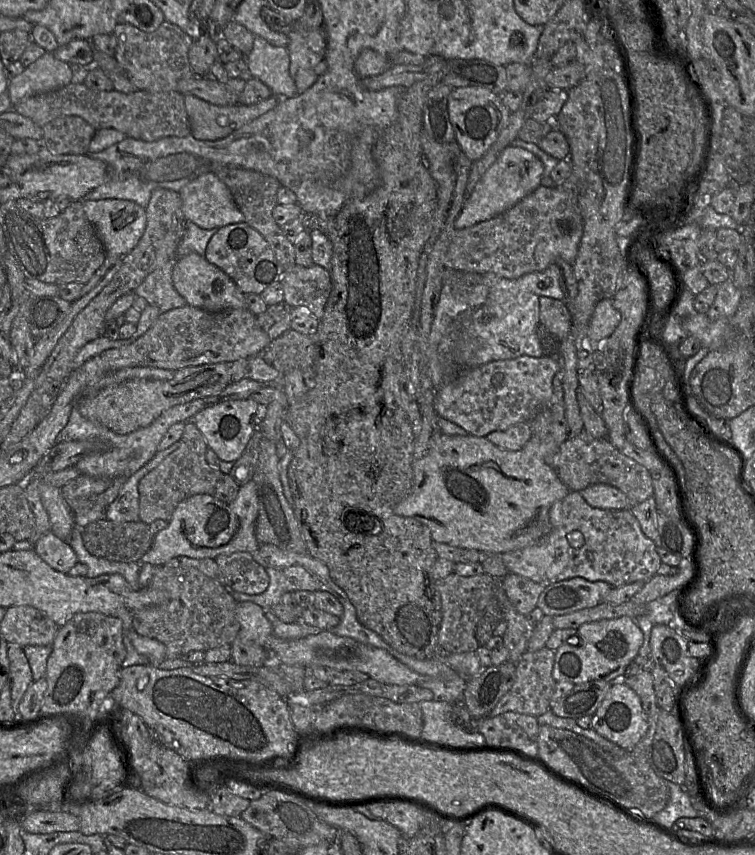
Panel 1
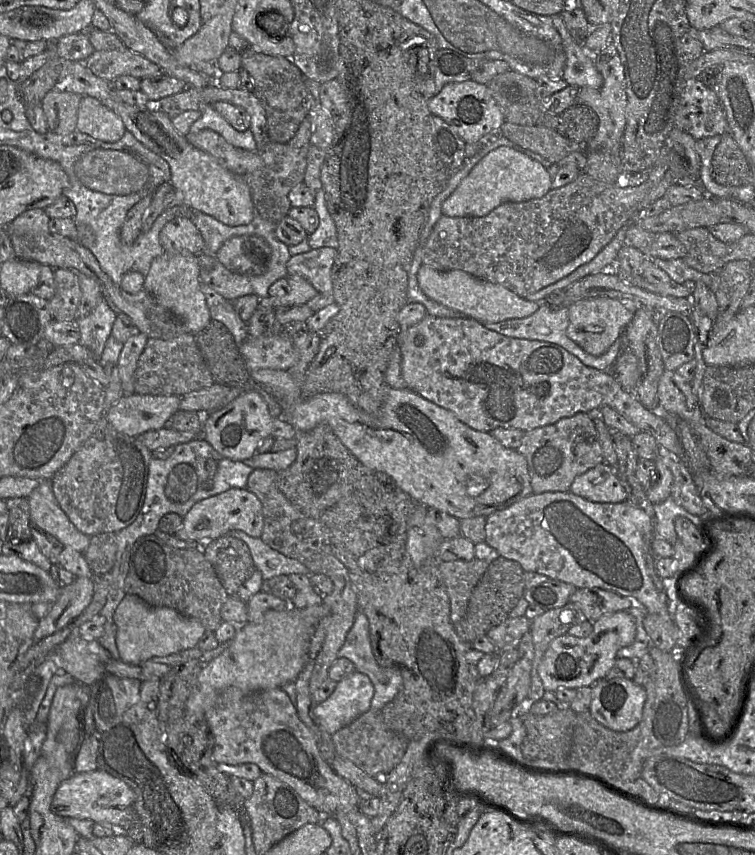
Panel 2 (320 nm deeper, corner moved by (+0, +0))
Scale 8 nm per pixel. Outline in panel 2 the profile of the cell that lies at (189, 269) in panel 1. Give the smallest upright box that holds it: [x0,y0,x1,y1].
[159,216,203,255]

